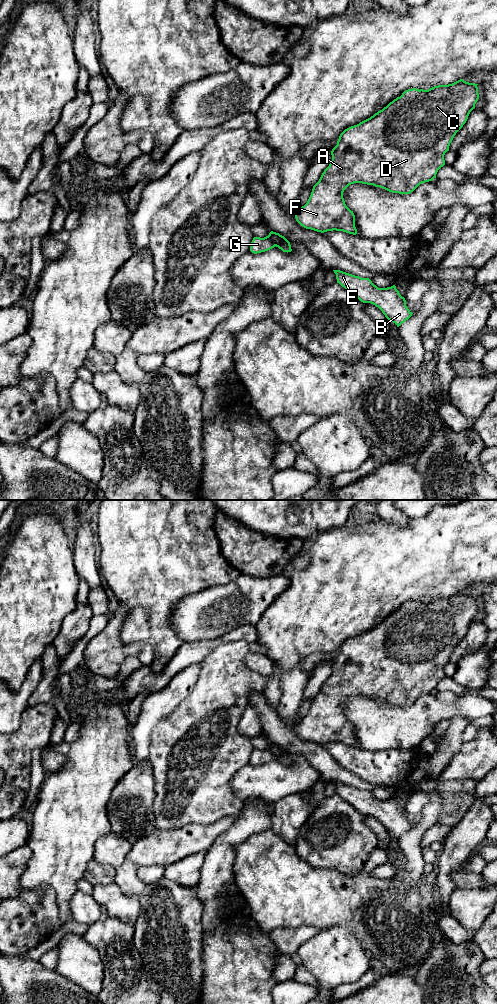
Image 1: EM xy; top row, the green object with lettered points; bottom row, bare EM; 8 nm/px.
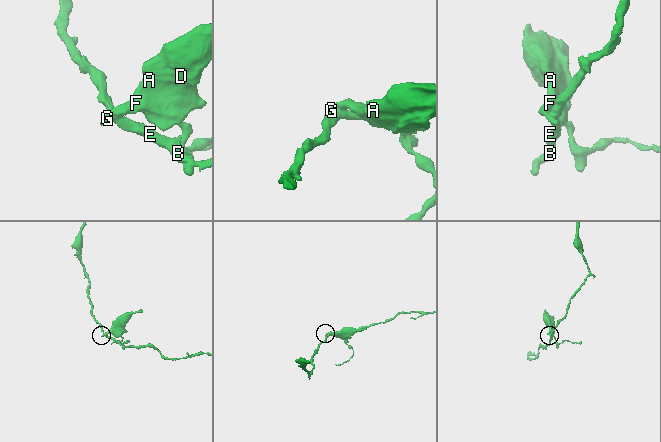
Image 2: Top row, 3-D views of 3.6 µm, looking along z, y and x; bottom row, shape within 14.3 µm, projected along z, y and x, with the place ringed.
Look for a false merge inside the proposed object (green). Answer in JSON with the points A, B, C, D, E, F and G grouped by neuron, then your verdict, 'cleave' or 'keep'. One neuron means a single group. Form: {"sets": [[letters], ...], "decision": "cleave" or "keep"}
{"sets": [["A", "C", "D", "F", "G"], ["B", "E"]], "decision": "cleave"}

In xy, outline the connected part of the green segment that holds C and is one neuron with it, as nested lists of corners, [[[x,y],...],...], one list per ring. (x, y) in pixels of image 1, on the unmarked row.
[[[460,591],[452,596],[438,597],[428,602],[423,602],[423,601],[419,602],[416,600],[408,601],[404,603],[400,609],[397,609],[396,611],[394,611],[386,619],[384,619],[382,622],[375,625],[370,630],[360,634],[357,637],[354,637],[354,638],[351,638],[345,641],[340,646],[339,651],[337,653],[337,657],[331,663],[332,674],[324,682],[319,693],[313,698],[311,707],[307,715],[304,718],[302,718],[298,724],[294,726],[296,733],[306,741],[311,741],[311,742],[321,744],[321,745],[336,742],[336,743],[343,743],[349,746],[356,747],[357,741],[355,739],[355,727],[353,723],[351,723],[346,718],[344,710],[343,710],[343,704],[349,697],[354,696],[354,695],[373,697],[375,699],[383,700],[389,704],[399,705],[403,707],[403,706],[410,706],[420,696],[432,693],[434,690],[436,690],[436,686],[438,682],[445,677],[444,667],[447,663],[449,663],[450,655],[452,654],[456,645],[466,635],[470,624],[475,620],[475,616],[479,611],[477,597],[478,596],[469,595],[469,594],[464,593],[463,591]]]

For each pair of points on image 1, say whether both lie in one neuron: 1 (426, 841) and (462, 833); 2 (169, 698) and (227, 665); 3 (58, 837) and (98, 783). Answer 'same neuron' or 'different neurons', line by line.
1: different neurons
2: different neurons
3: same neuron

